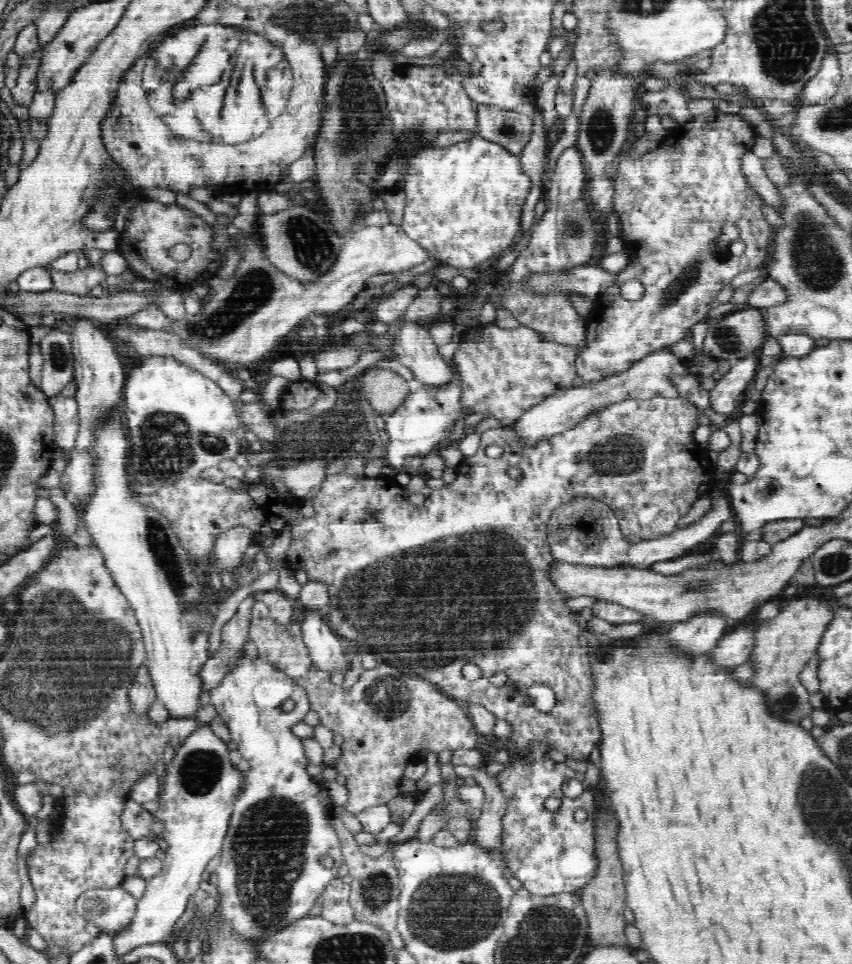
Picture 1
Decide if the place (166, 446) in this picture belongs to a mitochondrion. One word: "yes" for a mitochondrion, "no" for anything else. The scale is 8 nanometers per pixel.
yes

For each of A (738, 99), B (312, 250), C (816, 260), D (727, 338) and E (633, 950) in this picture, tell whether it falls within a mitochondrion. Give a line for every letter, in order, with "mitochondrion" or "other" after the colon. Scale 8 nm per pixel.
A: other
B: mitochondrion
C: mitochondrion
D: mitochondrion
E: other

